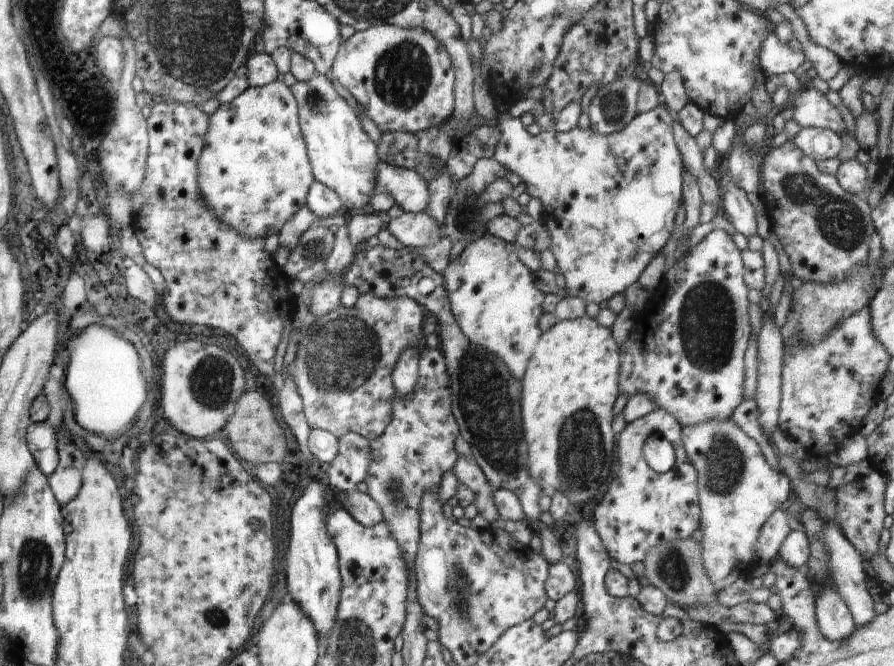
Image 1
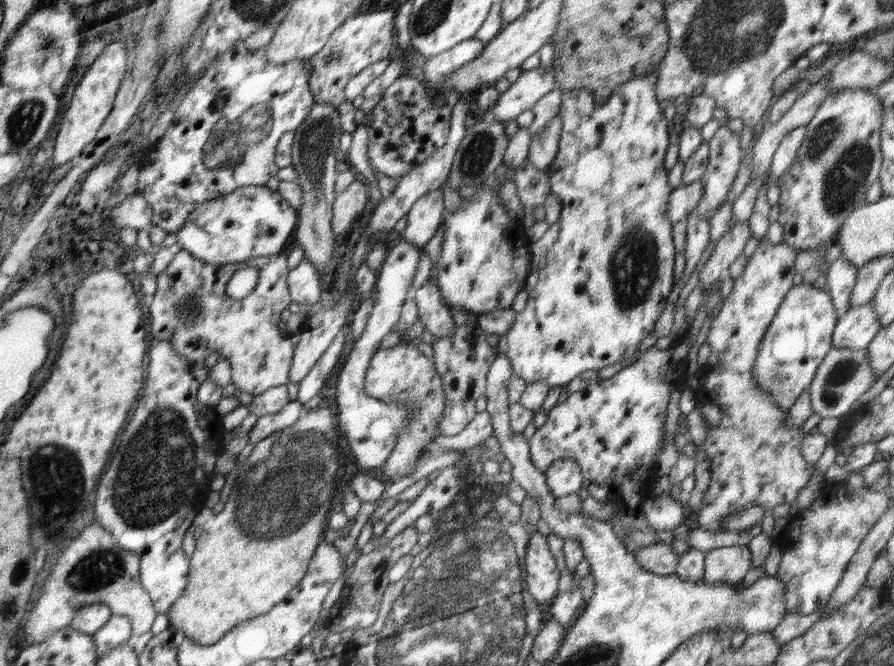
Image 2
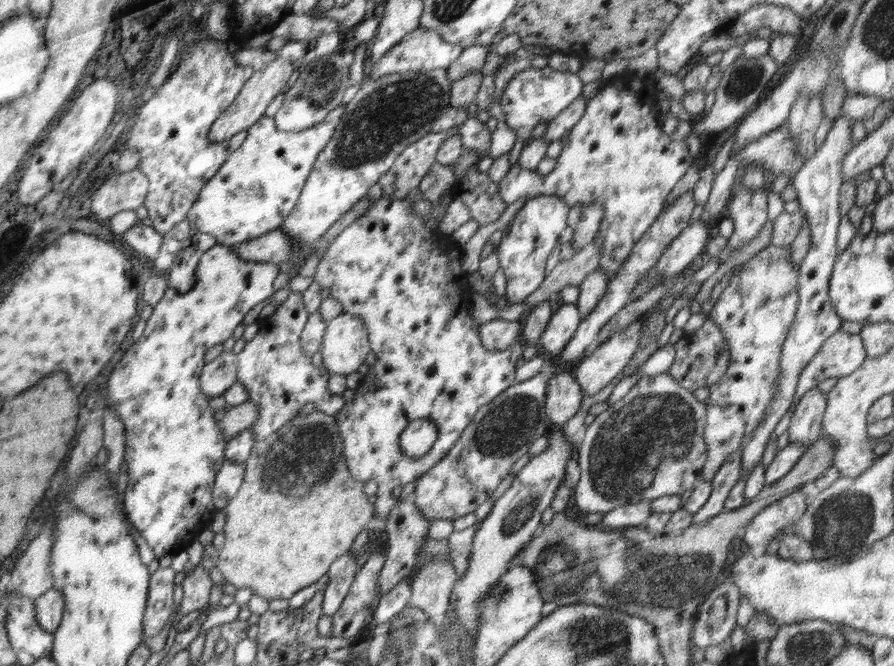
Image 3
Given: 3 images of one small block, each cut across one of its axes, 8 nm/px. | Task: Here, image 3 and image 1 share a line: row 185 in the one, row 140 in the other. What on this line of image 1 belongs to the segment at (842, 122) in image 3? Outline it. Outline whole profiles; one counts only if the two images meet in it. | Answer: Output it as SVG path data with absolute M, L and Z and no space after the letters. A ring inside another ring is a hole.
M802 127L794 136L793 142L804 155L815 162L838 157L843 146L840 135L821 127Z

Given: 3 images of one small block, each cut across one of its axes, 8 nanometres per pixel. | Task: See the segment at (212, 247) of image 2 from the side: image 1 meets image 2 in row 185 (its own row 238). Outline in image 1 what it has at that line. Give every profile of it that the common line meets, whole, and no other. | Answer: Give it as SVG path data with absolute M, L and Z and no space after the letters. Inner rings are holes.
M277 79L266 86L249 86L231 103L221 104L209 117L196 176L200 198L204 198L208 210L212 210L224 226L230 225L240 236L264 240L272 234L279 234L284 224L305 205L309 186L316 180L300 130L298 105L290 87Z

